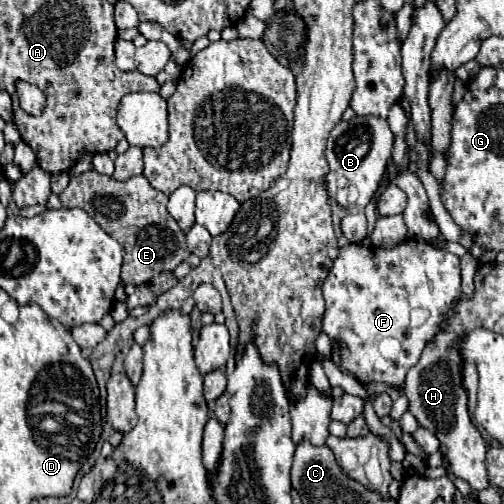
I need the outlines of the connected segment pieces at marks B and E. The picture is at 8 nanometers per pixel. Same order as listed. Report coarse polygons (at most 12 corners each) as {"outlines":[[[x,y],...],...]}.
{"outlines":[[[356,115],[326,147],[330,199],[362,211],[382,181],[394,135]],[[72,175],[64,209],[84,209],[124,249],[120,285],[188,259],[168,197],[144,175]]]}

